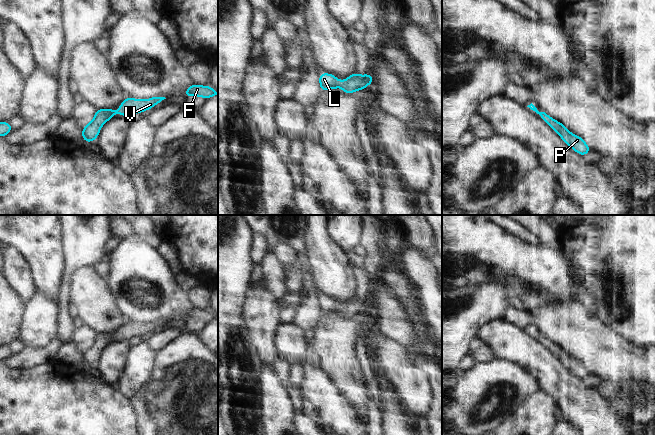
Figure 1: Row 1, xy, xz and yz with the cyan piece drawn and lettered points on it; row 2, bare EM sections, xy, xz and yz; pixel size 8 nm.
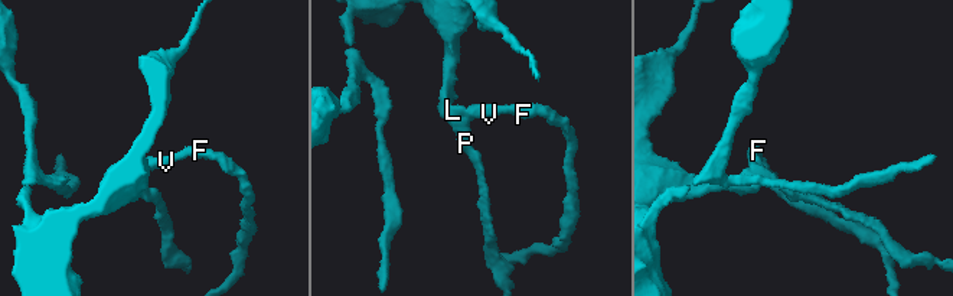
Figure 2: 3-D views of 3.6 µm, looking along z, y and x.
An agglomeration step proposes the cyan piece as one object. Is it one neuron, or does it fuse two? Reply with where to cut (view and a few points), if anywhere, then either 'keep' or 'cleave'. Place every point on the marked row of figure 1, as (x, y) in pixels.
no cut; keep

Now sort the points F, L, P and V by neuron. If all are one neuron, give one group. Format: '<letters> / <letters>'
F L P V

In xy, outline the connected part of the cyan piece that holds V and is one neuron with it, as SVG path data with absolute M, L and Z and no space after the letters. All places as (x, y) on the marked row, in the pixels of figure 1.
M126 97L118 111L113 109L97 109L93 120L82 129L82 139L87 143L91 143L94 139L98 138L101 126L117 113L129 117L135 113L141 113L153 108L164 99L166 98L152 97L147 100L137 100Z

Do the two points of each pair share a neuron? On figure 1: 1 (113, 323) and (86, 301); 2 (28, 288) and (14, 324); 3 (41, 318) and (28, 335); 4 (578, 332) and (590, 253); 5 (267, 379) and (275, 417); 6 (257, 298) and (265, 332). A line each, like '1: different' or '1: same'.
1: same
2: different
3: same
4: different
5: same
6: same

